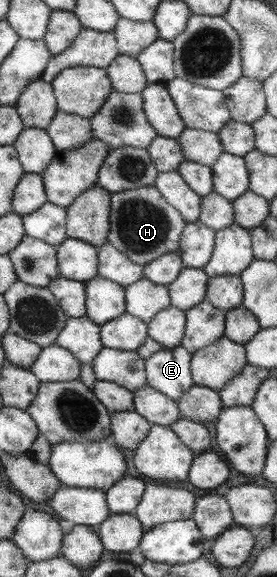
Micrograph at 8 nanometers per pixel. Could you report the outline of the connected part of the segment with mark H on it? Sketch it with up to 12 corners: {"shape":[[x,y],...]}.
{"shape":[[157,186],[112,193],[108,241],[139,265],[179,251],[184,215]]}

